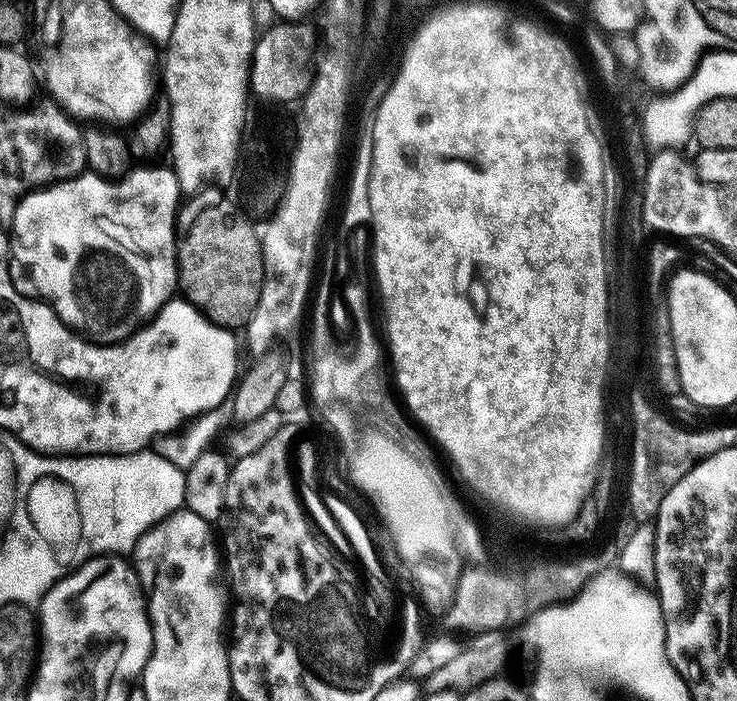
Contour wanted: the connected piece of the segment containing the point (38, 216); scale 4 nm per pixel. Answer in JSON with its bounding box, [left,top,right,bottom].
[10,167,182,344]

